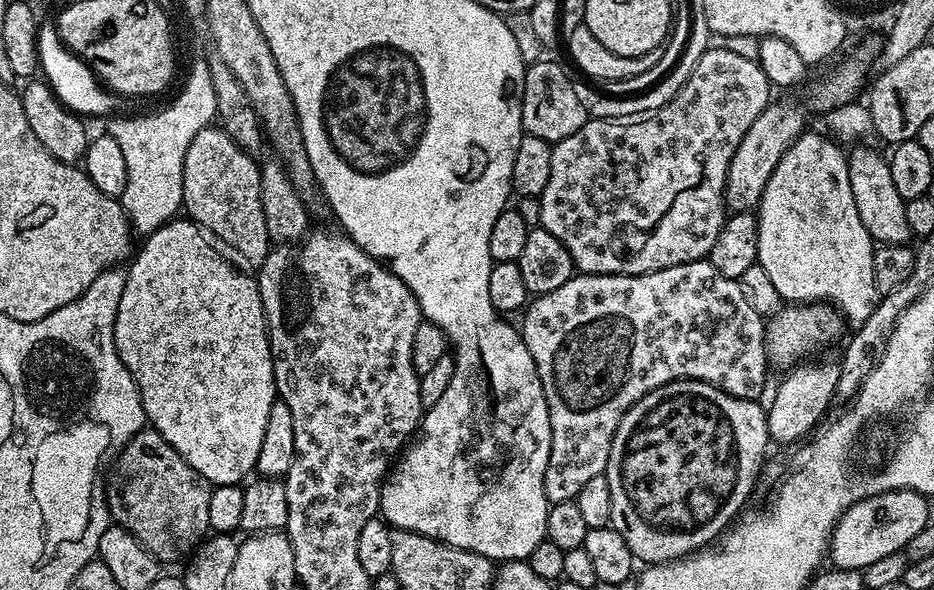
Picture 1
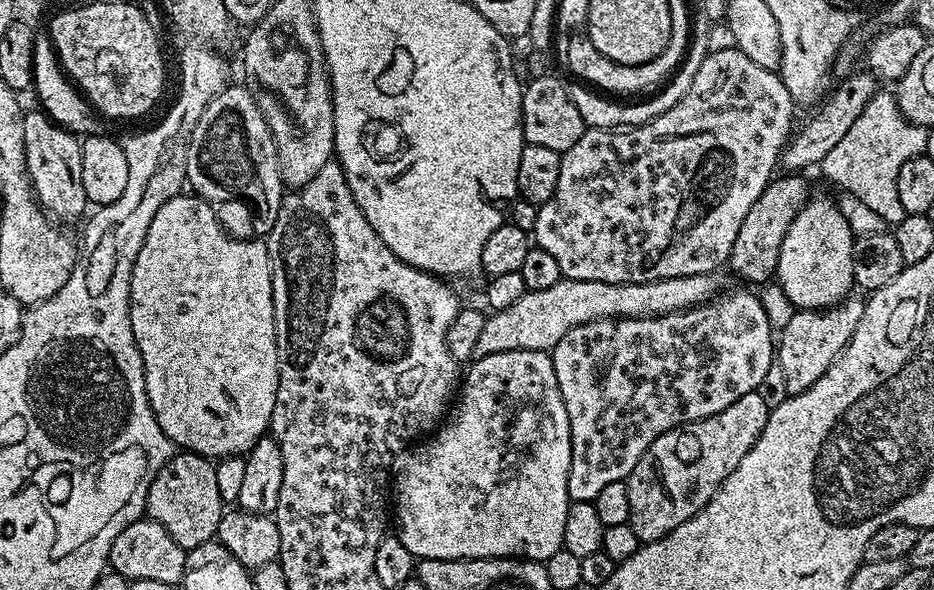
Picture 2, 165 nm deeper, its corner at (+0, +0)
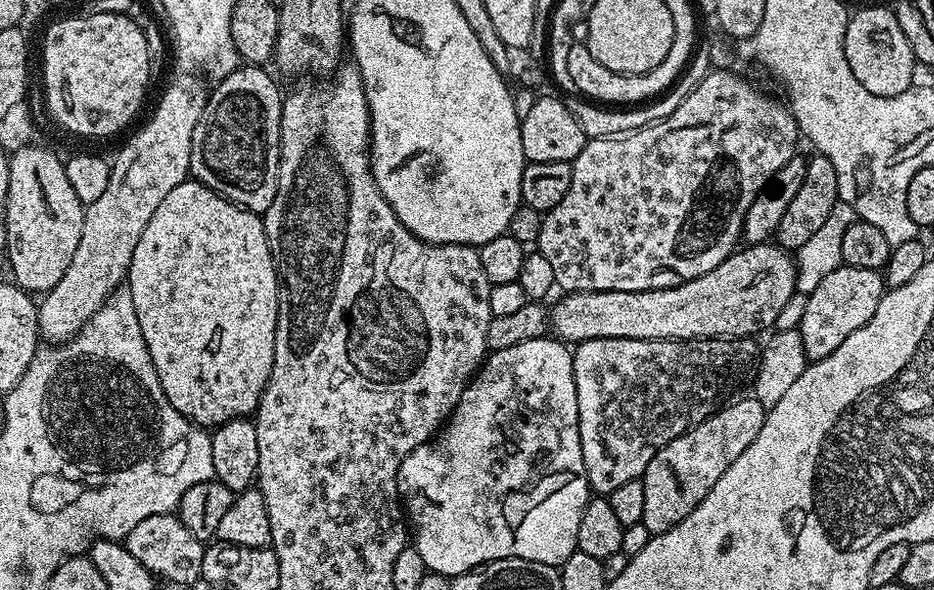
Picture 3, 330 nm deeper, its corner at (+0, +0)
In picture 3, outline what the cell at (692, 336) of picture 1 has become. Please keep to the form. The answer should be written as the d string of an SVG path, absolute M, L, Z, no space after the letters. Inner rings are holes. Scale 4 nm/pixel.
M594 338L582 340L572 353L574 386L578 390L578 434L589 489L608 497L625 482L641 479L650 458L674 438L700 424L721 407L724 391L753 367L758 348L748 338L718 340L639 340Z

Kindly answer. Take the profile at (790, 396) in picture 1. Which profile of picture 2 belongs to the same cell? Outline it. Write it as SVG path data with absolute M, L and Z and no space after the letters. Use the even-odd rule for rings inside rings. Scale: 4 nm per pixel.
M849 294L846 299L832 308L815 310L798 310L794 318L785 328L779 329L778 347L774 352L774 360L778 372L784 375L784 392L795 394L805 392L818 378L830 370L830 366L842 354L842 350L850 342L854 330L858 330L858 322L862 322L865 301L859 300L856 294Z

